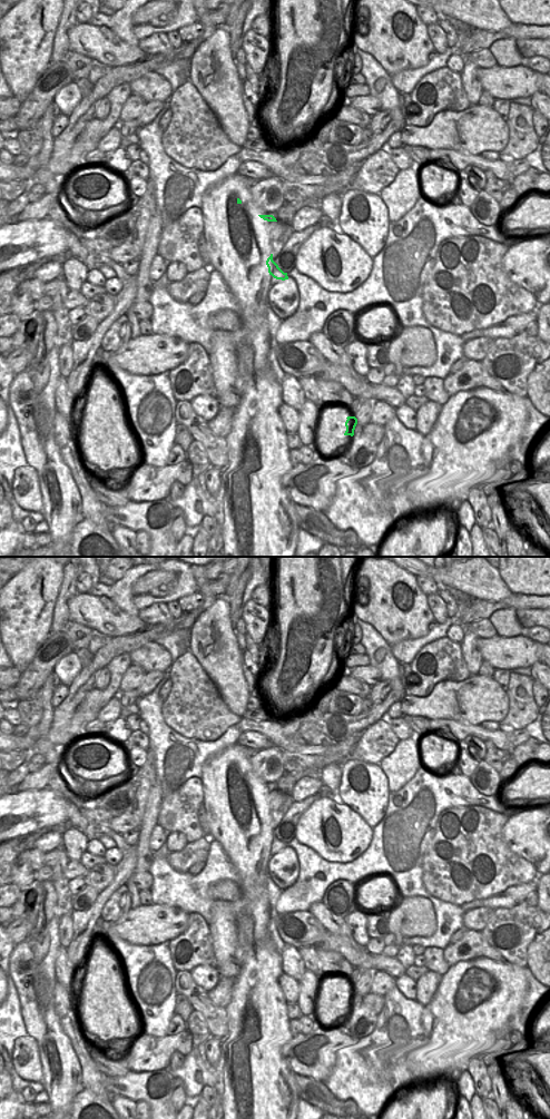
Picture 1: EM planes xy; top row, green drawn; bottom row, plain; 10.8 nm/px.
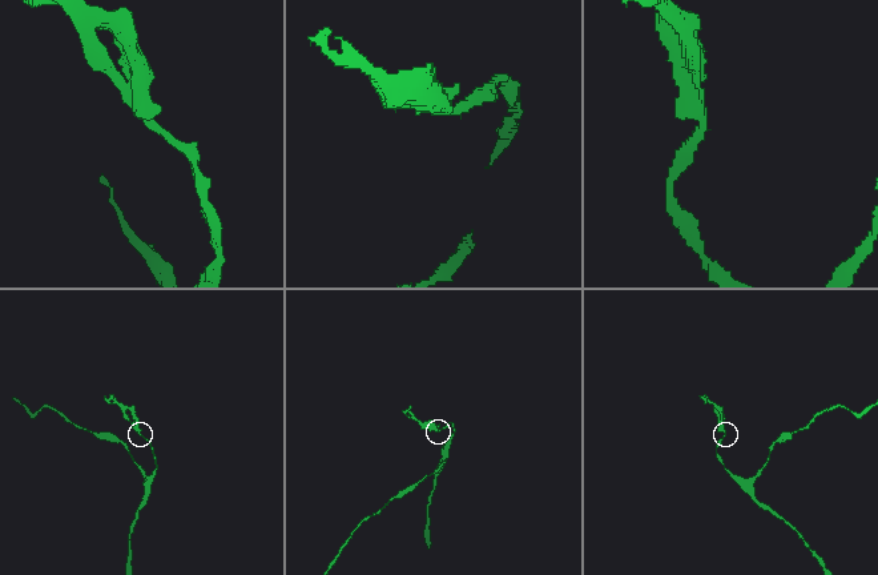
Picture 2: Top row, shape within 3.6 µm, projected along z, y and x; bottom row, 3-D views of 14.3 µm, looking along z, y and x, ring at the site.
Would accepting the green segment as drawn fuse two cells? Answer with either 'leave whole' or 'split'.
split

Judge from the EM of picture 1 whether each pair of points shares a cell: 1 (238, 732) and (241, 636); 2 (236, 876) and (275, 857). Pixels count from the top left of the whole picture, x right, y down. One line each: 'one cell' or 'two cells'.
1: one cell
2: two cells

